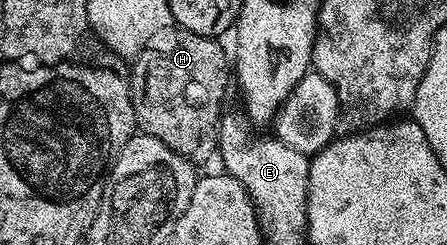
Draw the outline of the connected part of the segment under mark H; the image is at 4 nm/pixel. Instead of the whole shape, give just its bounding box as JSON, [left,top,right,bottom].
[128,27,231,165]

